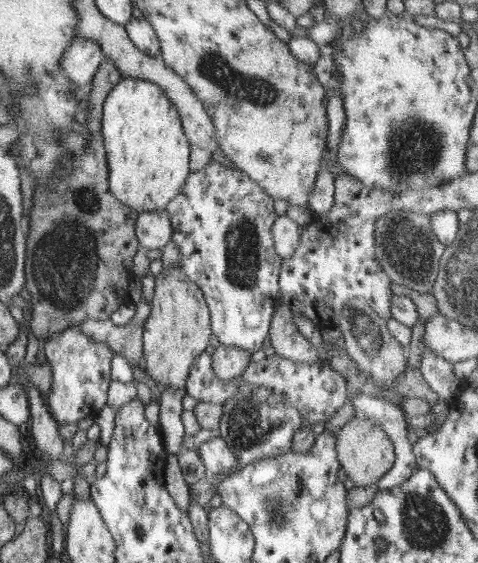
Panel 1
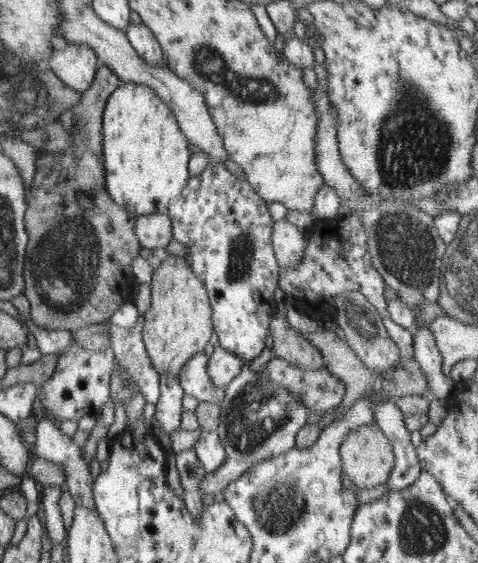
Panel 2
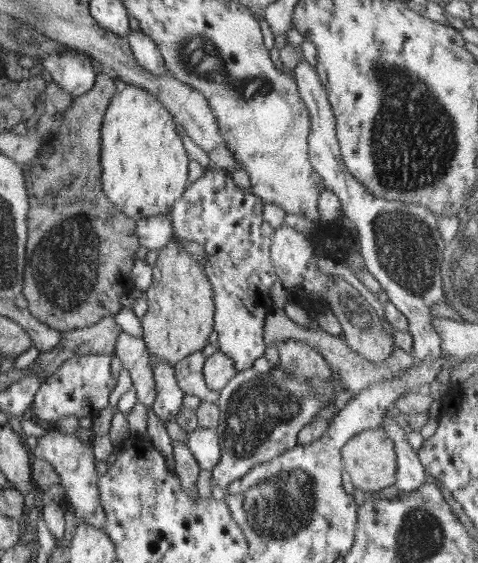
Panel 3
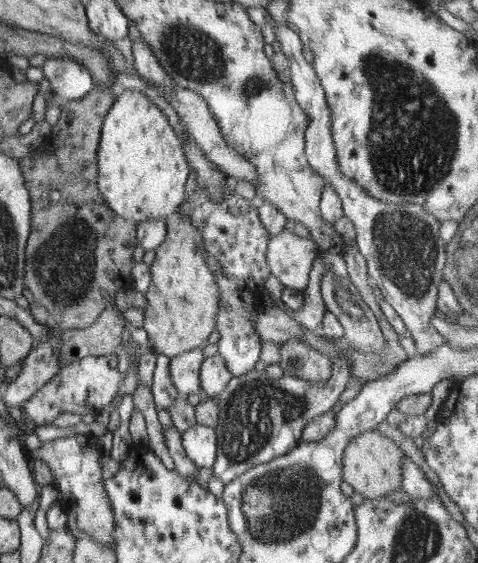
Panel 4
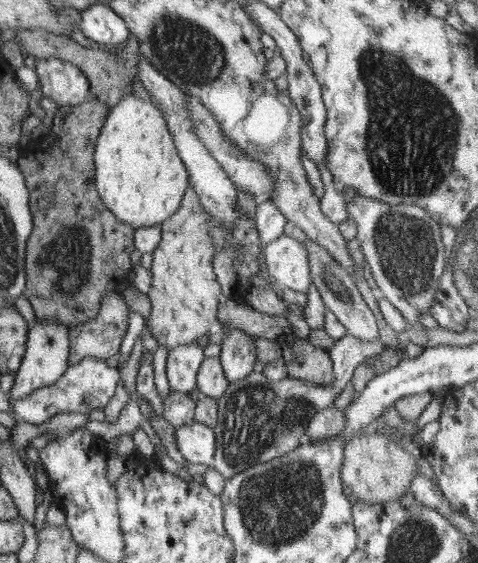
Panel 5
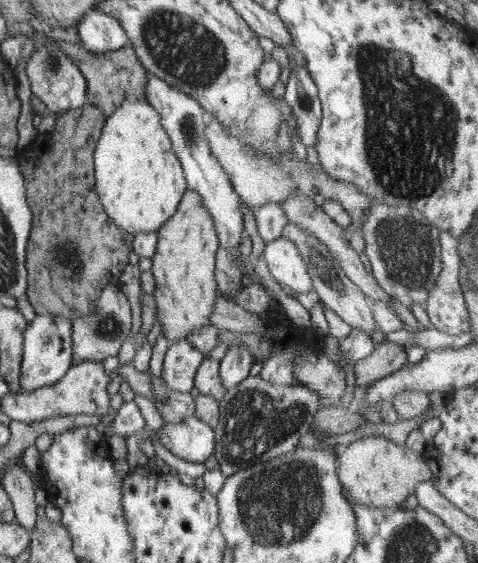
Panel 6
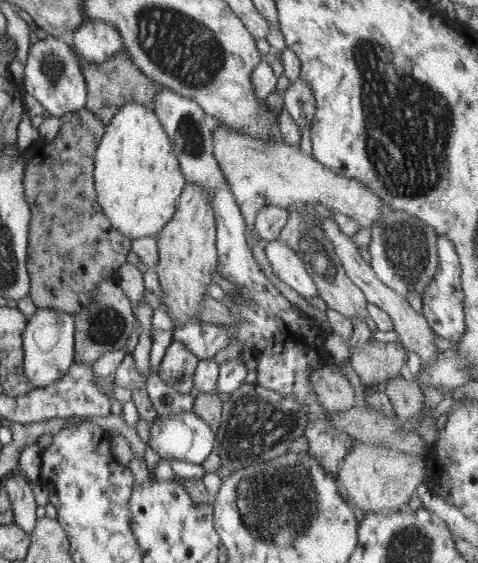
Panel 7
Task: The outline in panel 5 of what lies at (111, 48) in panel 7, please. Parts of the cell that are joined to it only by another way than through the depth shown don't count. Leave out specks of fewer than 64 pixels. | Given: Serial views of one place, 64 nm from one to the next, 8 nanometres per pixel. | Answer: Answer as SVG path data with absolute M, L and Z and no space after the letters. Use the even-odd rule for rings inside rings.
M95 2L84 9L79 21L83 38L100 44L116 45L130 36L124 19L109 7L108 2Z

